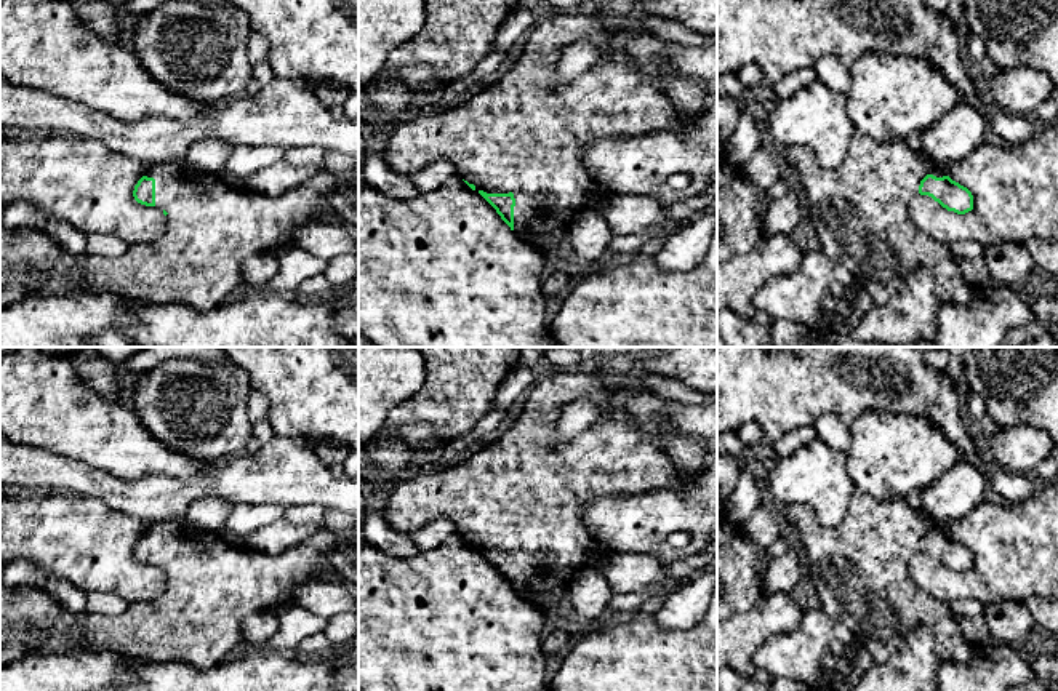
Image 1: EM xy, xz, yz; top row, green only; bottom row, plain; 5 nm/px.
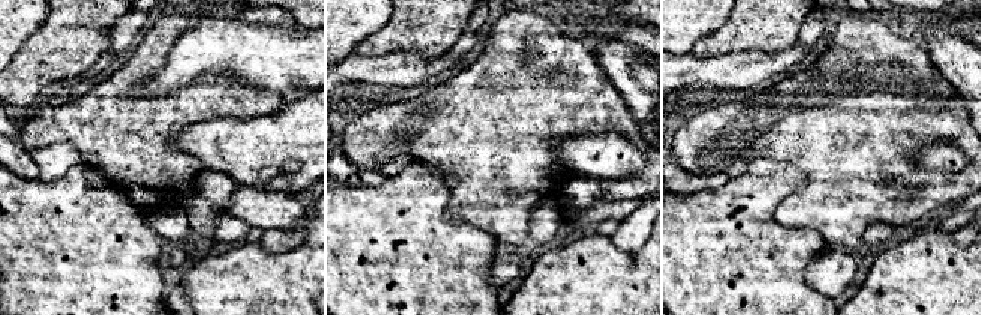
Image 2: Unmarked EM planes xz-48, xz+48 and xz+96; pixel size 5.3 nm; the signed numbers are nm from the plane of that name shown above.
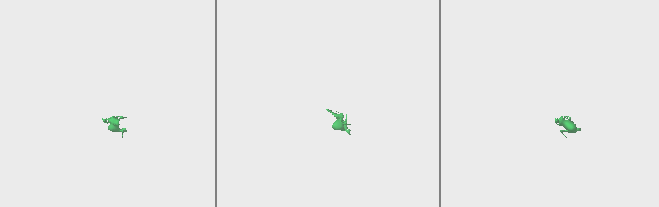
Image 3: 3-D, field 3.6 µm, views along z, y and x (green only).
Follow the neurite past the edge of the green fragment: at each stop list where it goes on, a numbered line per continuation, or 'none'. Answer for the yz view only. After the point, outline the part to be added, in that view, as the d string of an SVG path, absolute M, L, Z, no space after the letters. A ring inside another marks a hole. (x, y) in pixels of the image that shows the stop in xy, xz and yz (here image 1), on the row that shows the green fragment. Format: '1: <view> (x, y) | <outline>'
1: yz (860, 210) | M856 131L839 168L823 168L816 155L799 144L786 147L786 162L804 184L820 250L853 274L874 306L893 298L917 267L933 275L940 304L967 306L972 301L975 288L959 272L949 245L925 235L908 214L920 181L927 174L946 176L925 154L912 150L903 139L880 142Z

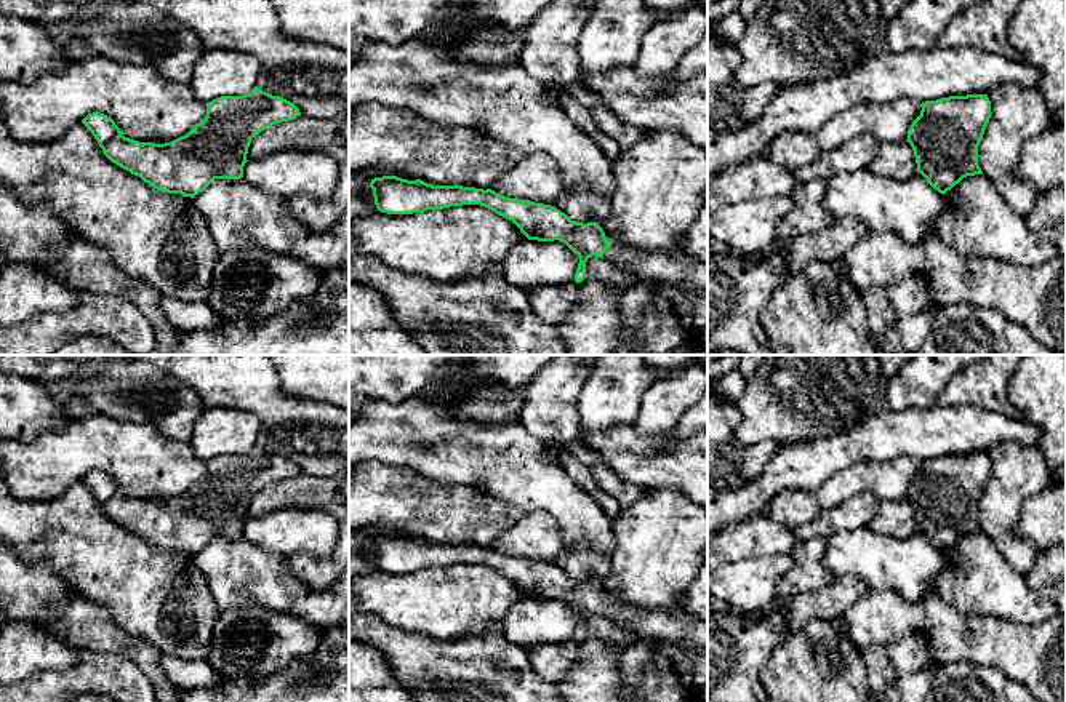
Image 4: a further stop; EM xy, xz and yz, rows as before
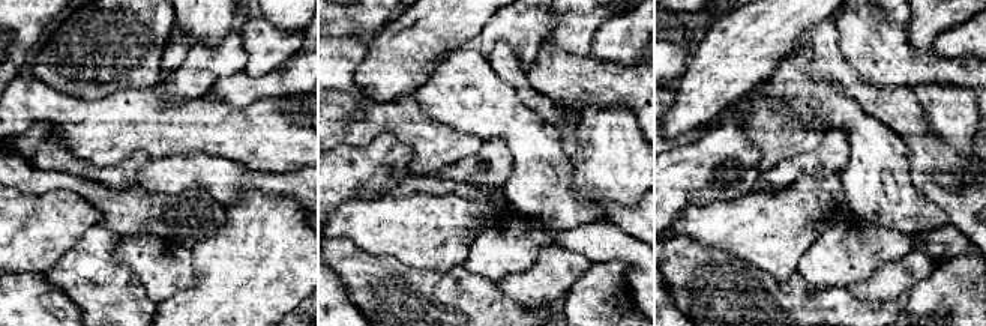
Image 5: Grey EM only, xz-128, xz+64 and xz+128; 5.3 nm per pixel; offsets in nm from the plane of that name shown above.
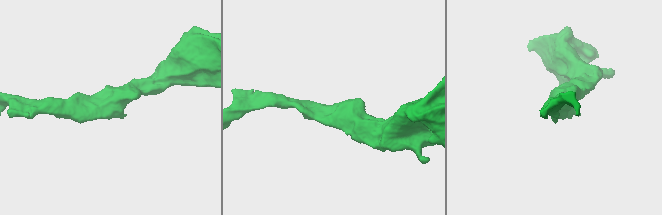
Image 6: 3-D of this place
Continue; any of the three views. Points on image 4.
1: xz (655, 266) | M611 243L603 259L619 270L648 281L663 281L687 289L693 302L693 339L707 350L707 265L691 256L643 251L626 243Z

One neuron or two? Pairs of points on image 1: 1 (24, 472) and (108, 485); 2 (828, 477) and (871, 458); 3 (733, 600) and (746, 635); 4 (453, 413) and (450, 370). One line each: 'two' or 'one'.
1: one
2: two
3: two
4: one

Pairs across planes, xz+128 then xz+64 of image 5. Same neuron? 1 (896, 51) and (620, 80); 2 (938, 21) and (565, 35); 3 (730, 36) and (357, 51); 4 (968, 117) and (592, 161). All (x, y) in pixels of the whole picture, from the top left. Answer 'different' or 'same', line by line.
1: same
2: same
3: different
4: same

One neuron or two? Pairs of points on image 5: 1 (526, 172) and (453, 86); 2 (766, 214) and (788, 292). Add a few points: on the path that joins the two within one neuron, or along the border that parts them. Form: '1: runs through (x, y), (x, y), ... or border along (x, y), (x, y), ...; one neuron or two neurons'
1: runs through (526, 147), (477, 101); one neuron
2: border along (754, 265), (779, 280), (787, 280), (796, 272); two neurons

